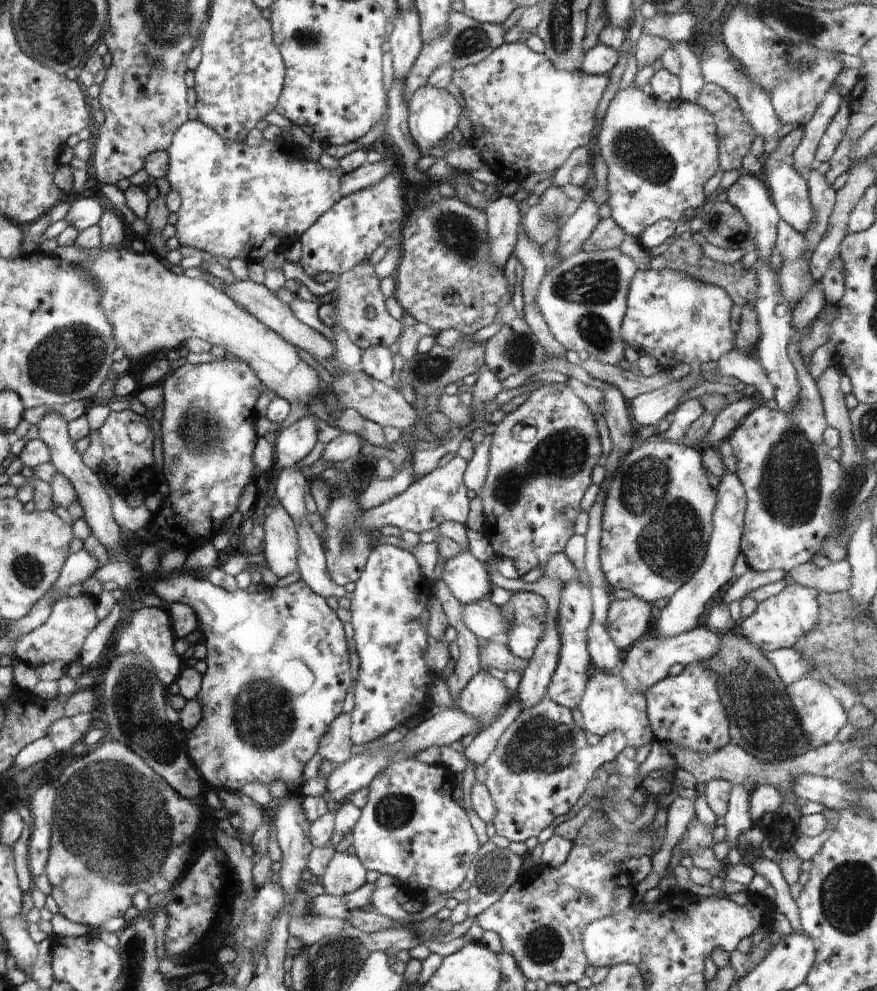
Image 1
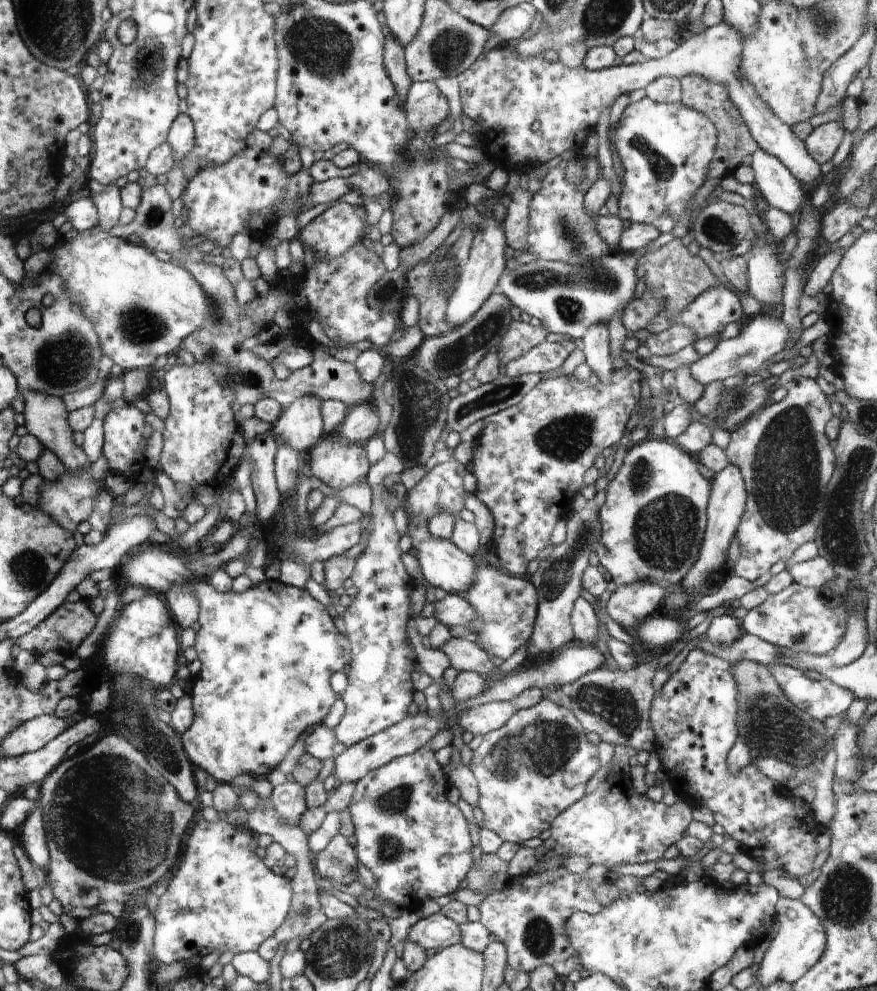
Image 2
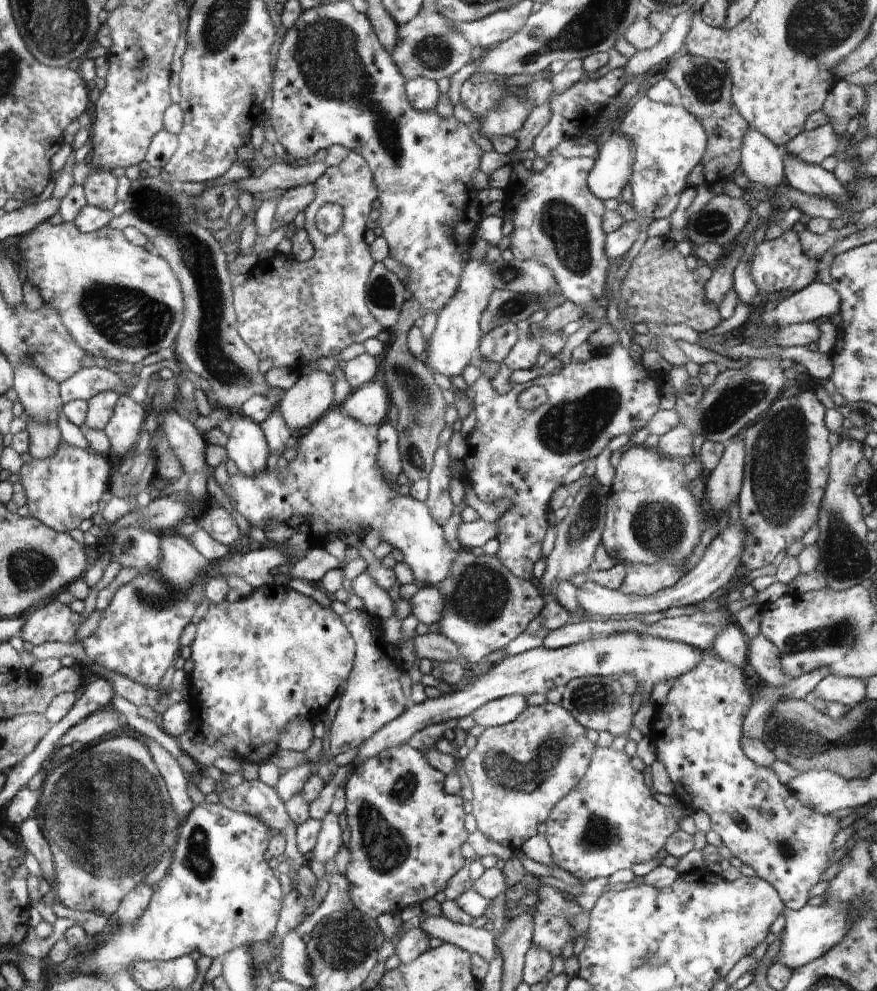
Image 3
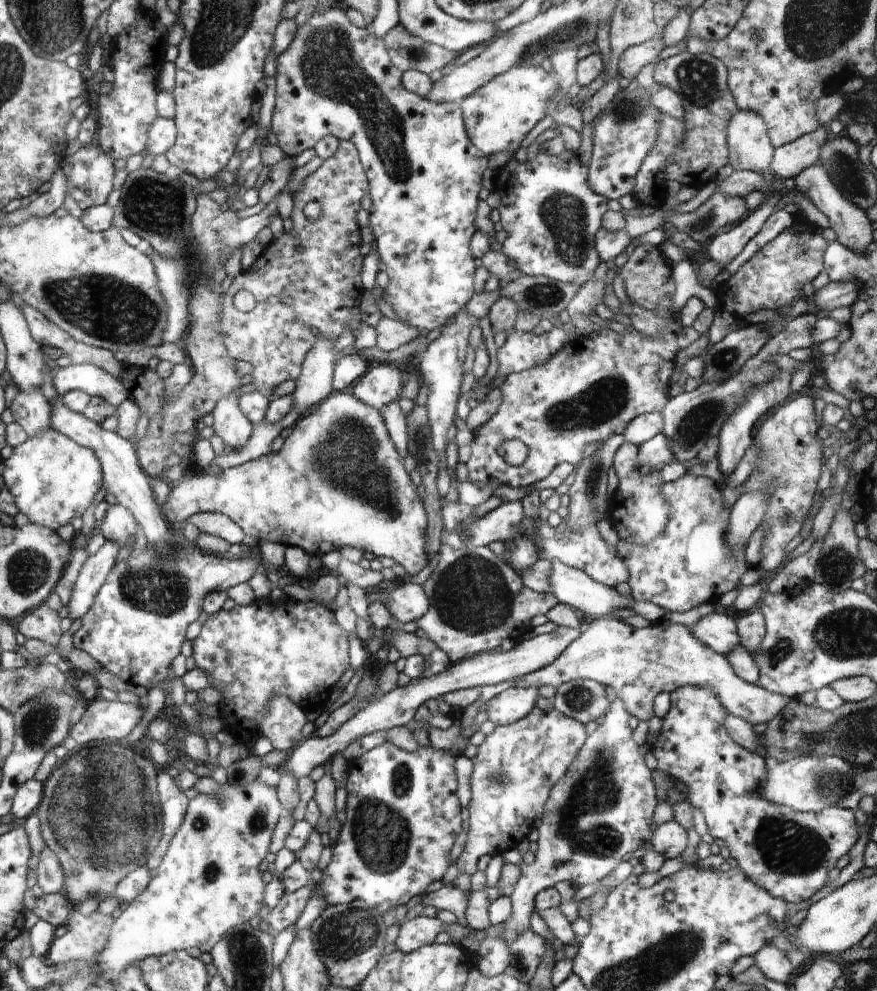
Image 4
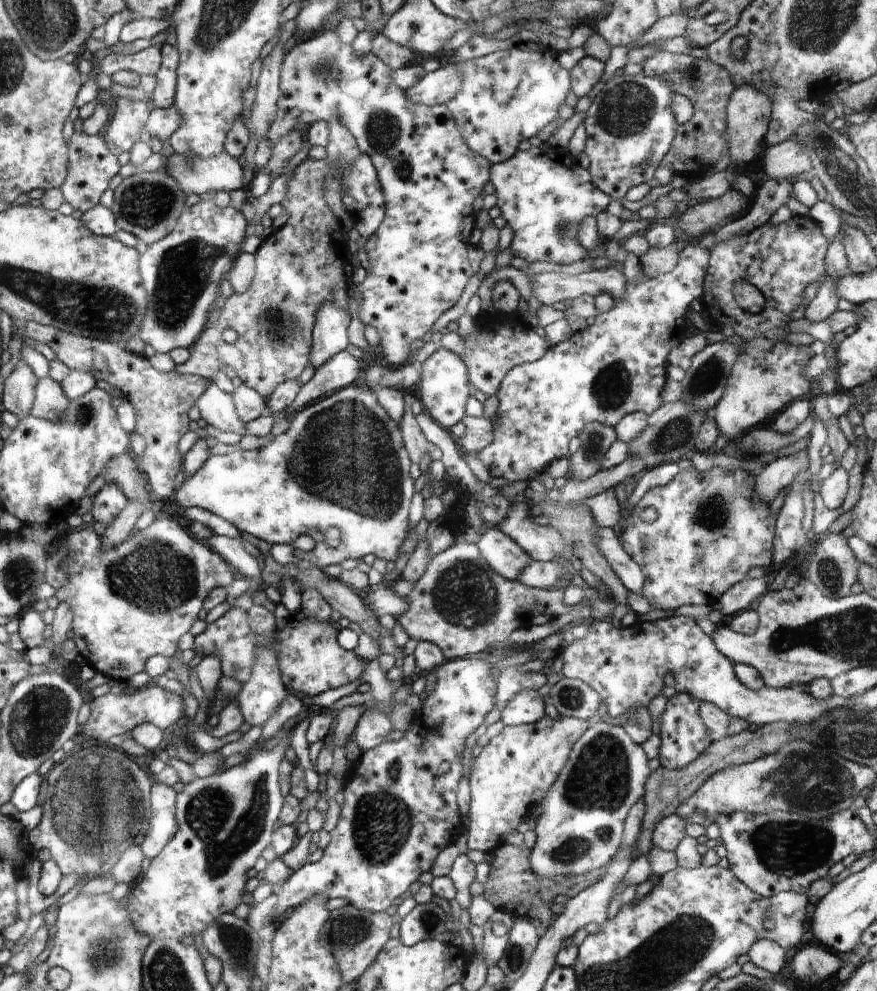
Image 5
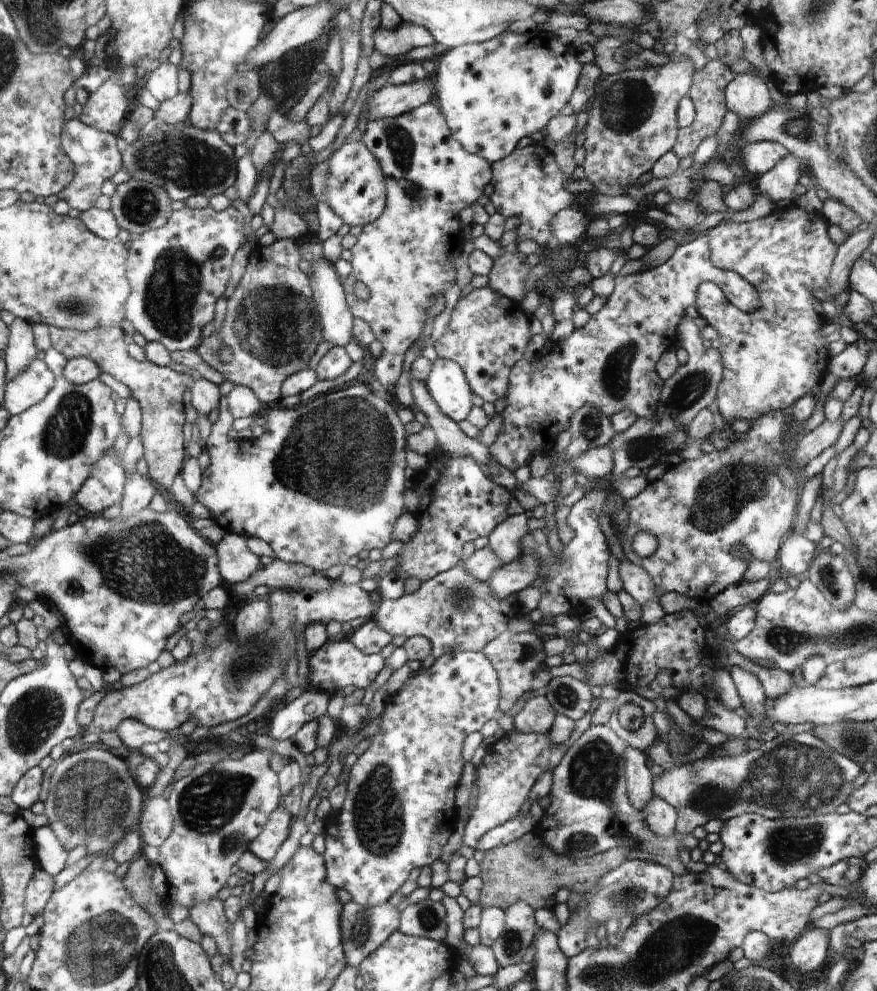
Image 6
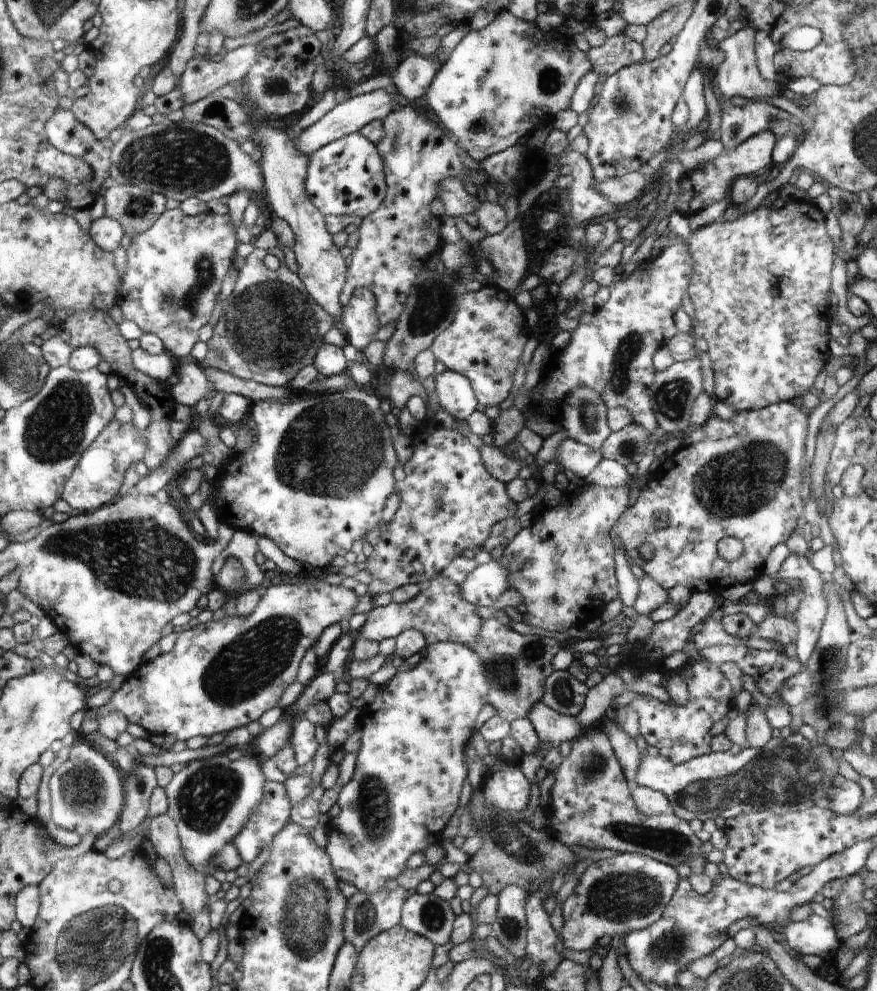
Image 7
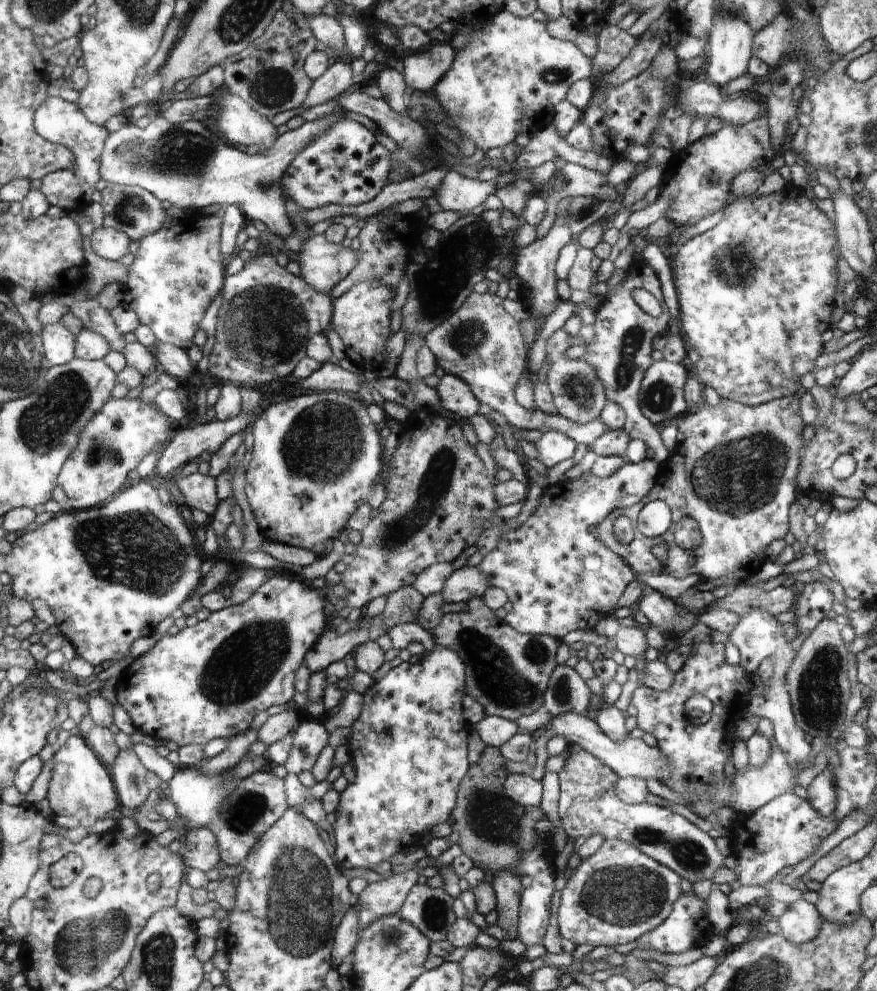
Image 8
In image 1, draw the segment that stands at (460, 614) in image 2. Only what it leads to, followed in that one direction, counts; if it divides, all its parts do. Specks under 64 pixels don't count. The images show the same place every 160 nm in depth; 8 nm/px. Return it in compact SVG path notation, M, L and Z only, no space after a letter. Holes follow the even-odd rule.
M478 600L478 603L464 604L462 606L462 620L466 628L477 638L489 640L492 636L506 634L510 631L511 624L502 614L499 606L490 600Z

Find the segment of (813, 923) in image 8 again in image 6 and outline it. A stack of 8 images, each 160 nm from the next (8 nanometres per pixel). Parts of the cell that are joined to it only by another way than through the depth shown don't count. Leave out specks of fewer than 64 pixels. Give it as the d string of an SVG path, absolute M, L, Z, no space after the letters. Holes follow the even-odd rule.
M808 926L790 944L788 956L801 973L812 973L823 970L830 949L830 930Z

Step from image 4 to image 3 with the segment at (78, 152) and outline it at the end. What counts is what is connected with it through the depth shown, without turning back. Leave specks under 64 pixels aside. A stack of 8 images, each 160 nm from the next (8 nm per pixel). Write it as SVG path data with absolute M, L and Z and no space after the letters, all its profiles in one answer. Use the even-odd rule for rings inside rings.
M91 166L88 178L83 185L85 201L88 205L111 211L116 204L117 178L111 171L105 171L101 167Z

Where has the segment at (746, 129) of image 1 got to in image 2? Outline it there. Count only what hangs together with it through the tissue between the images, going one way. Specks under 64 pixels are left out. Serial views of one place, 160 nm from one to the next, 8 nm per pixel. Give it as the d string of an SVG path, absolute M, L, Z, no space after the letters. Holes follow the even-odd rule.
M698 75L685 76L681 78L680 82L680 101L687 107L695 108L698 112L705 114L717 130L717 145L705 181L711 178L722 179L725 176L731 176L735 172L735 168L741 164L742 158L752 154L758 148L746 121L734 103L729 100L727 90L721 84L712 82L710 79L706 80Z

